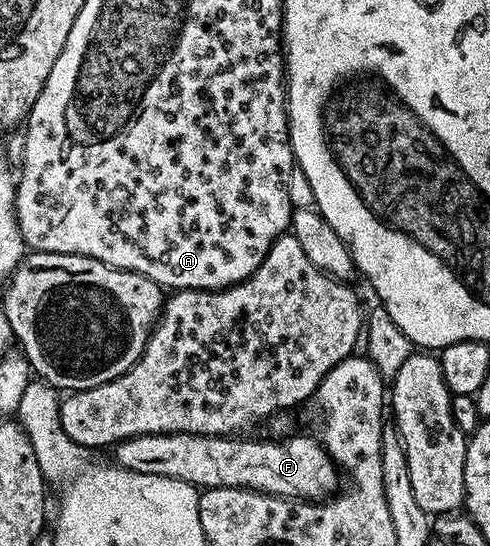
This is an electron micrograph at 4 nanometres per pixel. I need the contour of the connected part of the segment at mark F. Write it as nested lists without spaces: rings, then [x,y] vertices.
[[[174,433],[173,435],[139,435],[133,439],[123,439],[120,443],[115,444],[116,451],[115,466],[125,467],[134,473],[154,473],[158,477],[174,477],[187,483],[192,483],[198,489],[207,489],[209,487],[249,487],[251,491],[261,491],[264,495],[281,495],[283,499],[294,499],[297,501],[323,501],[335,494],[342,483],[342,475],[338,470],[336,462],[328,455],[327,449],[323,442],[317,438],[311,439],[308,435],[293,434],[285,441],[269,441],[263,443],[260,439],[240,439],[244,437],[229,437],[226,435],[187,435],[186,433]]]

